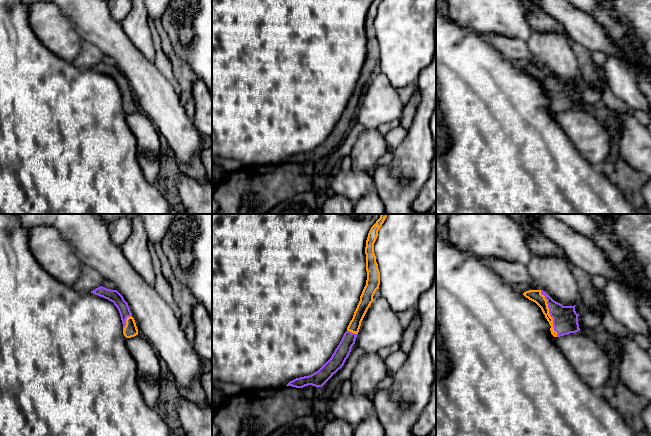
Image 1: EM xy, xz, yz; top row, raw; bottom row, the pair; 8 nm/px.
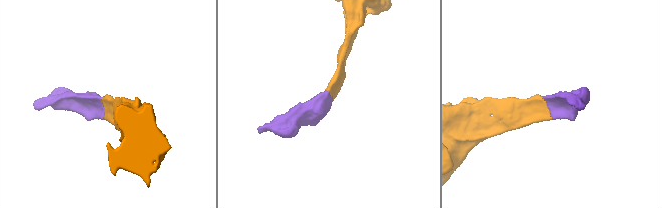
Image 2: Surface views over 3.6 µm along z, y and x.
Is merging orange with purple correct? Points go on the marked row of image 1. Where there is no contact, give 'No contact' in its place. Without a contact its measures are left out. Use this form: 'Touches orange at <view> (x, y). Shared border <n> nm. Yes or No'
Touches orange at yz (548, 313). Shared border 400 nm. Yes

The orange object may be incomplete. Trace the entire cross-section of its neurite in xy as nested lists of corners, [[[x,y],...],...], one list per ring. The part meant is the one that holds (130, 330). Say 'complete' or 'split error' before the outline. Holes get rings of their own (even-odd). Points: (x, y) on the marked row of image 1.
split error; [[[100,286],[91,291],[91,293],[108,299],[114,303],[120,313],[123,324],[123,334],[126,338],[131,338],[138,335],[138,329],[135,320],[132,317],[128,303],[124,300],[123,296],[117,290],[111,290]]]

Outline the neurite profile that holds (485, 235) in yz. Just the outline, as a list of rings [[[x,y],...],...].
[[[449,214],[443,218],[444,233],[456,249],[480,258],[501,258],[527,266],[532,254],[526,244],[528,232],[507,214]]]

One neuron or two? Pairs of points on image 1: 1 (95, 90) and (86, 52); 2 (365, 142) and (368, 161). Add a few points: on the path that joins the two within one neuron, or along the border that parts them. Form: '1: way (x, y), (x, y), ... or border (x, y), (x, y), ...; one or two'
1: border (71, 62), (76, 66), (90, 68); two
2: way (366, 147), (366, 156); one

